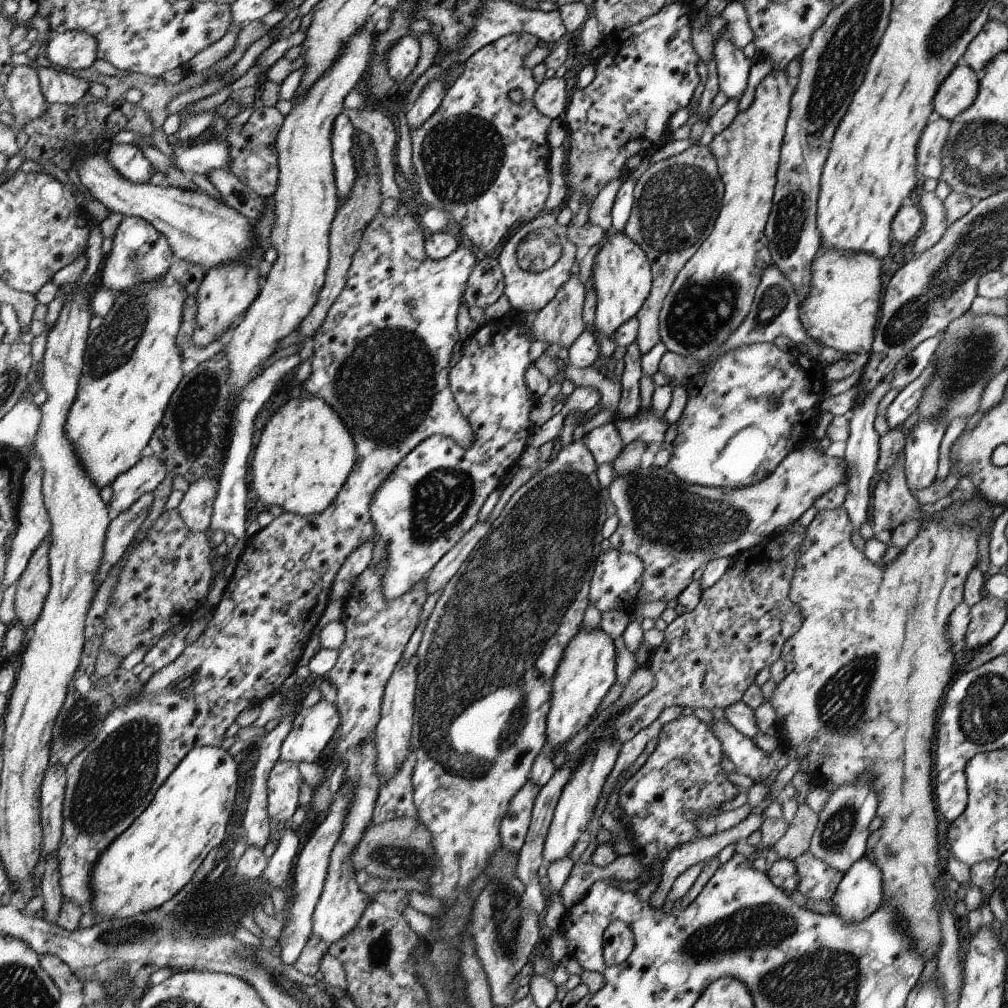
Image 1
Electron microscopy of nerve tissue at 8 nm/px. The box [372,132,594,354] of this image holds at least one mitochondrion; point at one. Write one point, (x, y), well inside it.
(539, 251)

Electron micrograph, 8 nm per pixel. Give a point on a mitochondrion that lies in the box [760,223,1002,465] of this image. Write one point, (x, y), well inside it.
(970, 357)

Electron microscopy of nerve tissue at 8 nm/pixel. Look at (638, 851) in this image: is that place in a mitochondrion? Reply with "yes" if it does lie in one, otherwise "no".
no

